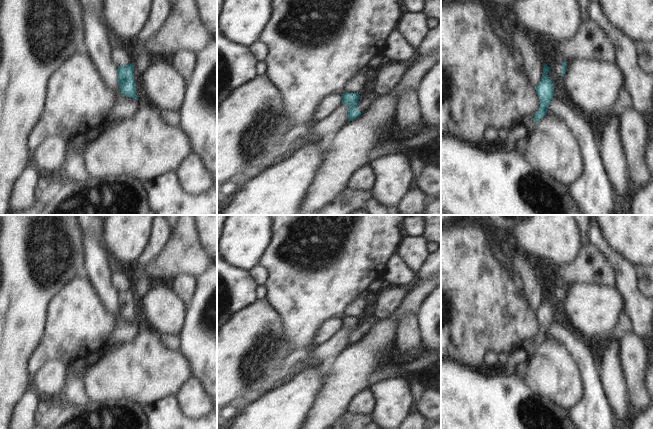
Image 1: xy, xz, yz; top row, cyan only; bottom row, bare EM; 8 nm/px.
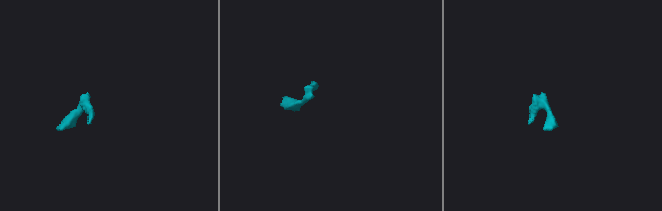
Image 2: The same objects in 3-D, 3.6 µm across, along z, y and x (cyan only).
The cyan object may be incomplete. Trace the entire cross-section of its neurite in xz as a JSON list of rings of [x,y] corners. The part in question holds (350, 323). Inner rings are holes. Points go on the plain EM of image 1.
[[[346,316],[344,318],[341,318],[342,328],[349,331],[348,345],[352,345],[358,342],[376,321],[377,319],[375,317],[365,322],[361,322],[358,317]]]

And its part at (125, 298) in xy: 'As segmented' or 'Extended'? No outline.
Extended

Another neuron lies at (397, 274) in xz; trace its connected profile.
[[[393,253],[386,262],[386,272],[383,279],[387,280],[392,286],[410,287],[416,281],[416,274],[409,270],[404,262]]]

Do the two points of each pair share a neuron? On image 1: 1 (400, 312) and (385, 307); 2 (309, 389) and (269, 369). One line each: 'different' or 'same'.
1: different
2: different

